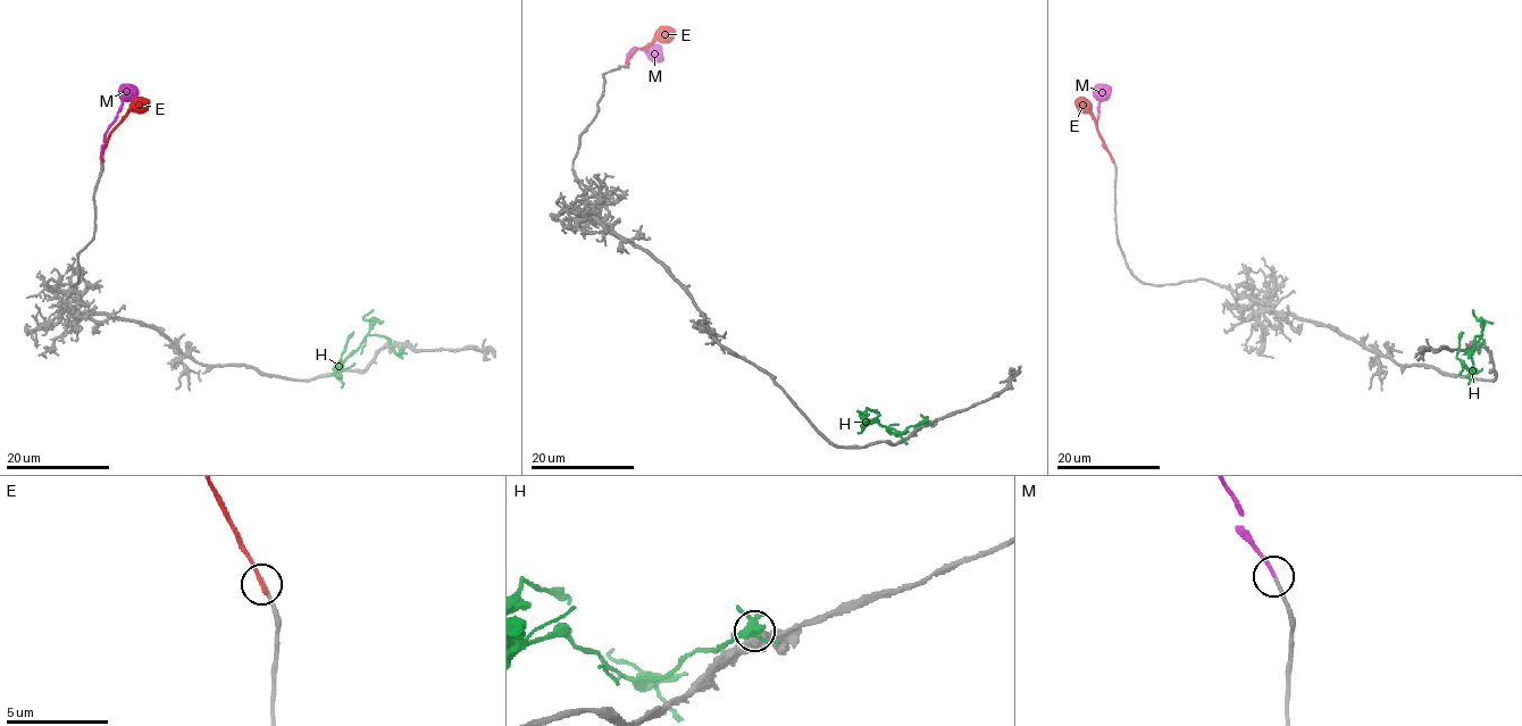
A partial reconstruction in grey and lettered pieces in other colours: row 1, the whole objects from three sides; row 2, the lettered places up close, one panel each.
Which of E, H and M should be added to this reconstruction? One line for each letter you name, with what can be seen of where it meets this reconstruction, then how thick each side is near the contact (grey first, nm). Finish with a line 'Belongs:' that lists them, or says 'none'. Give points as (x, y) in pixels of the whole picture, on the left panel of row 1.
M: Touches grey at (100, 157). Thickness 200 nm (grey) against 200 nm
Belongs: M

